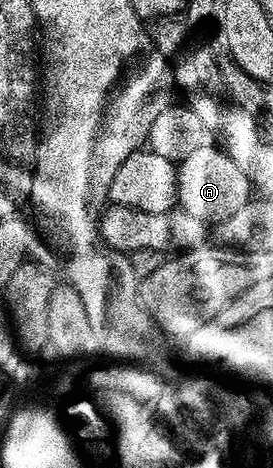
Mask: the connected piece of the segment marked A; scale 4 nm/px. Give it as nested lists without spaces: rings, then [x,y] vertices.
[[[203,141],[200,149],[177,164],[177,169],[177,206],[183,207],[208,225],[217,225],[232,217],[232,213],[239,211],[252,198],[252,185],[248,177],[244,177],[244,172],[236,166],[236,161],[232,161],[232,157],[228,157],[228,153],[213,142]]]

